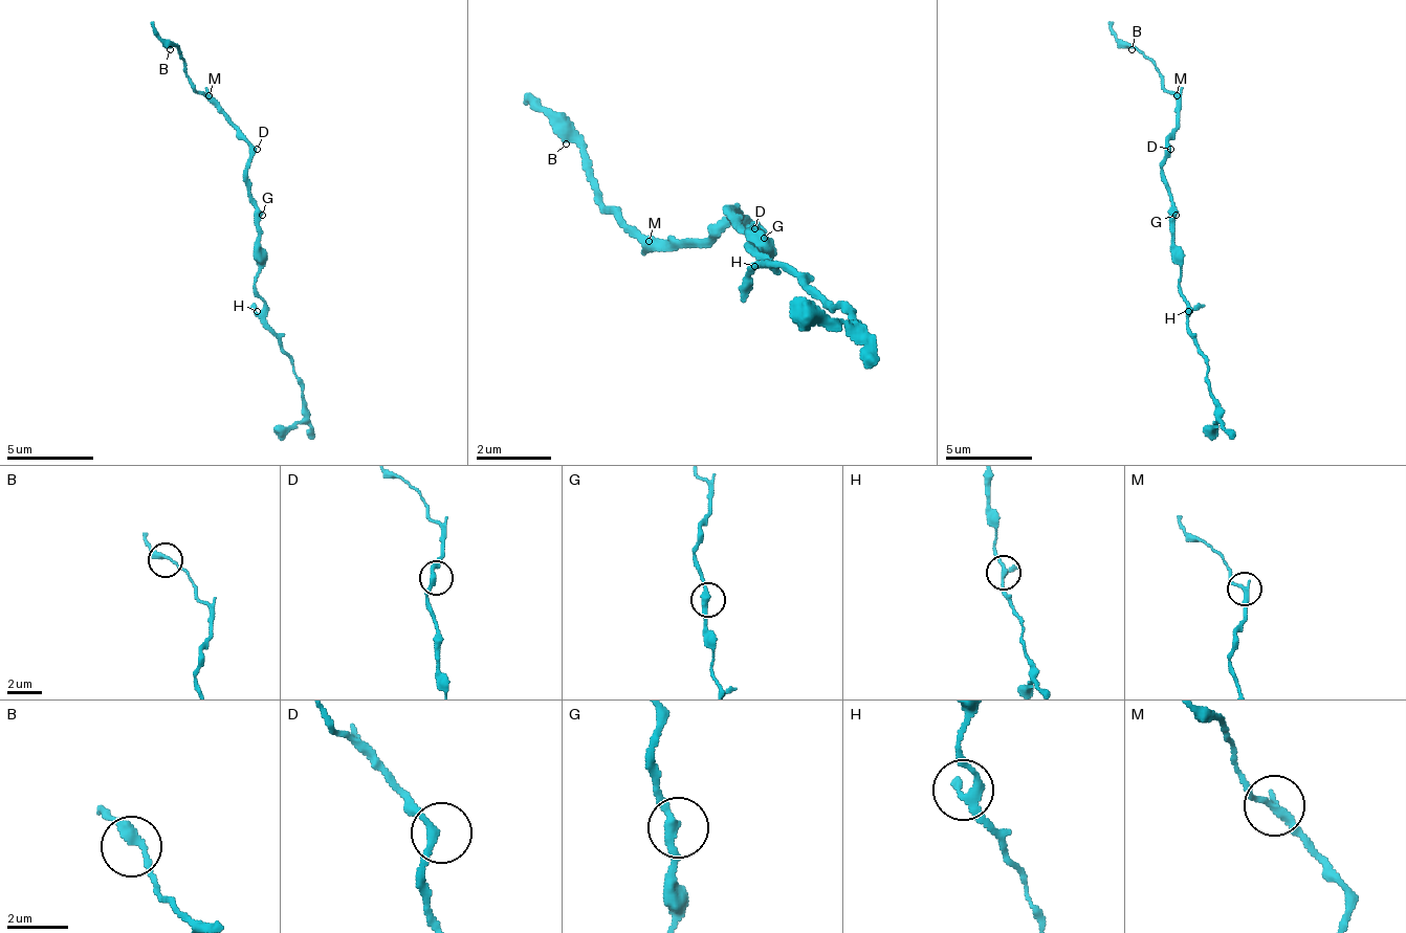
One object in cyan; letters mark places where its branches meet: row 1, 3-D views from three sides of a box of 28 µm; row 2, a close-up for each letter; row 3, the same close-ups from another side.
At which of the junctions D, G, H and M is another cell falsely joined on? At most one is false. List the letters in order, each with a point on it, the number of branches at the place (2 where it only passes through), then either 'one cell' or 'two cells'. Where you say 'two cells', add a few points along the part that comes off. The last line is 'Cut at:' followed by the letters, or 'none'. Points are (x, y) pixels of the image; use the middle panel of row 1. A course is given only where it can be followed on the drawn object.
D: (754, 228) | 2 | one cell
G: (764, 238) | 2 | one cell
H: (754, 266) | 2 | one cell
M: (649, 241) | 2 | two cells | (651, 238), (613, 209), (594, 162), (537, 96), (528, 106)
Cut at: M

